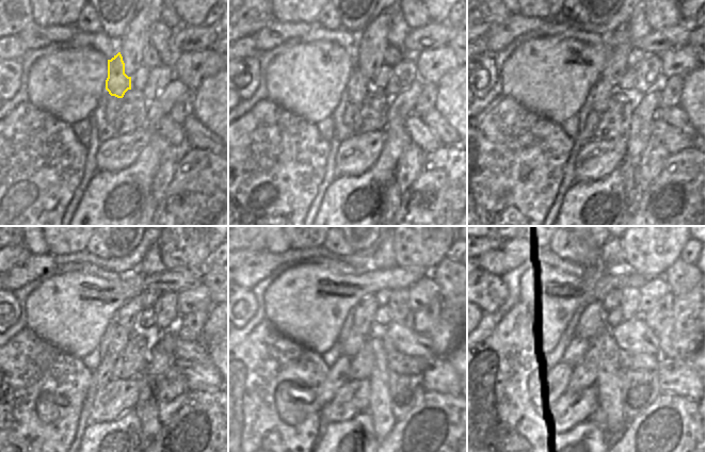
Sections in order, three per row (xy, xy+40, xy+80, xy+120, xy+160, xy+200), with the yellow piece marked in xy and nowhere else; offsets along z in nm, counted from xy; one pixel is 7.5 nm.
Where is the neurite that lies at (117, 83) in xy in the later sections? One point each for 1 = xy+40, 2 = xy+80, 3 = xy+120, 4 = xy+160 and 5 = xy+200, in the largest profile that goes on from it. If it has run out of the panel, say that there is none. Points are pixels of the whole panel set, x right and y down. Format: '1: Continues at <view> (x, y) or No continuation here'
1: Continues at xy+40 (357, 86)
2: Continues at xy+80 (599, 90)
3: Continues at xy+120 (121, 337)
4: Continues at xy+160 (356, 340)
5: Continues at xy+200 (579, 345).

